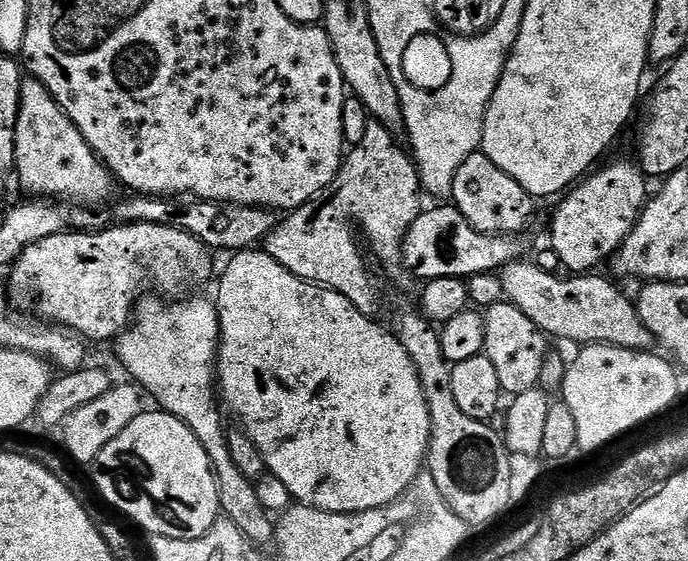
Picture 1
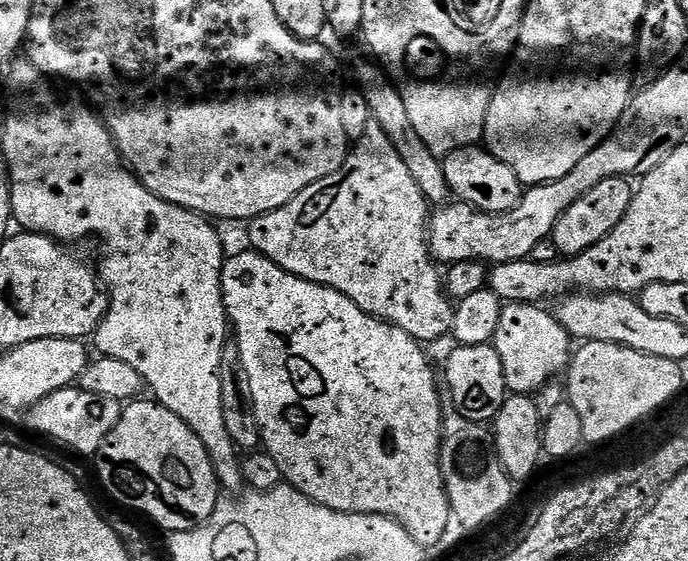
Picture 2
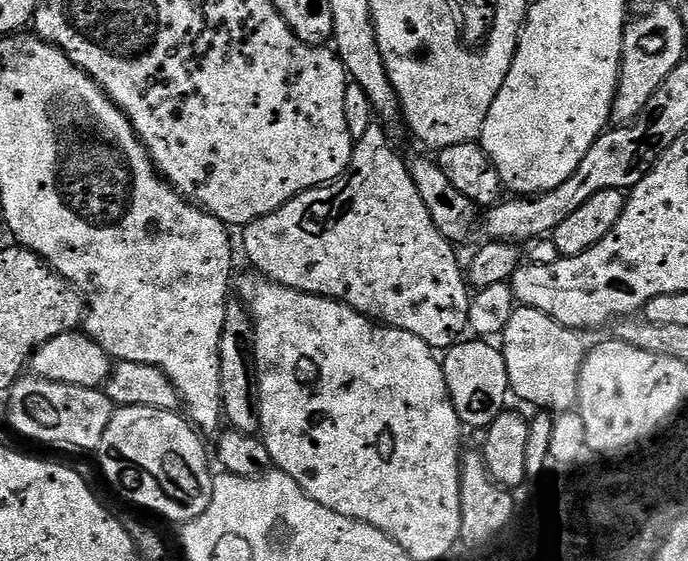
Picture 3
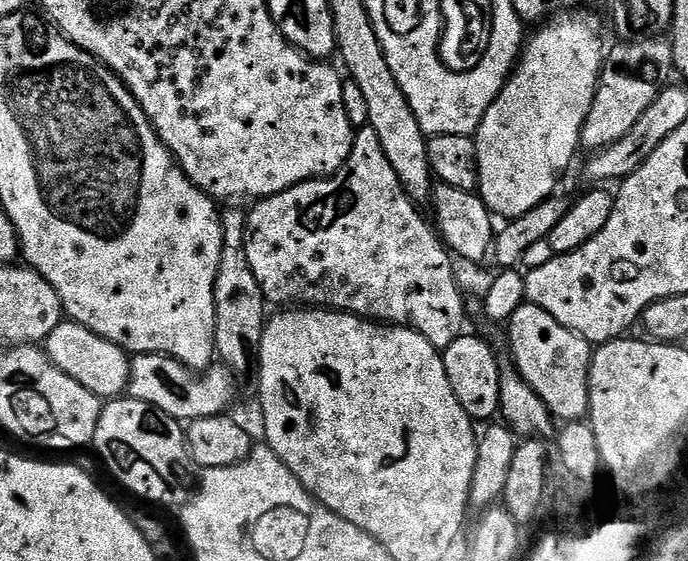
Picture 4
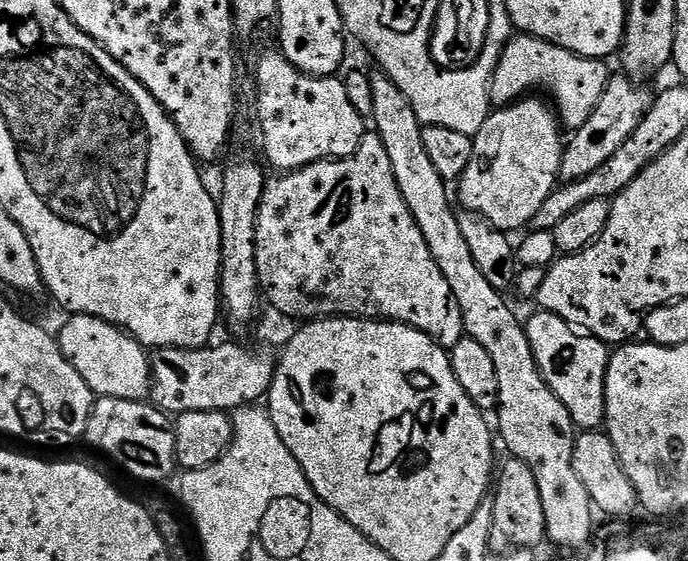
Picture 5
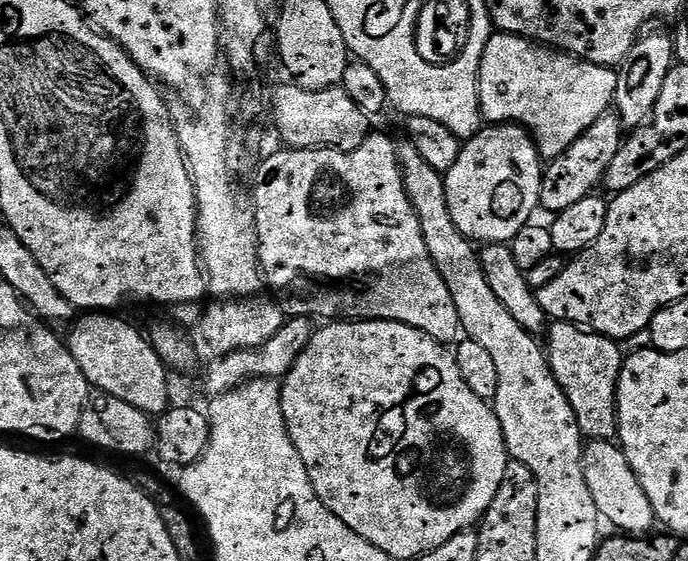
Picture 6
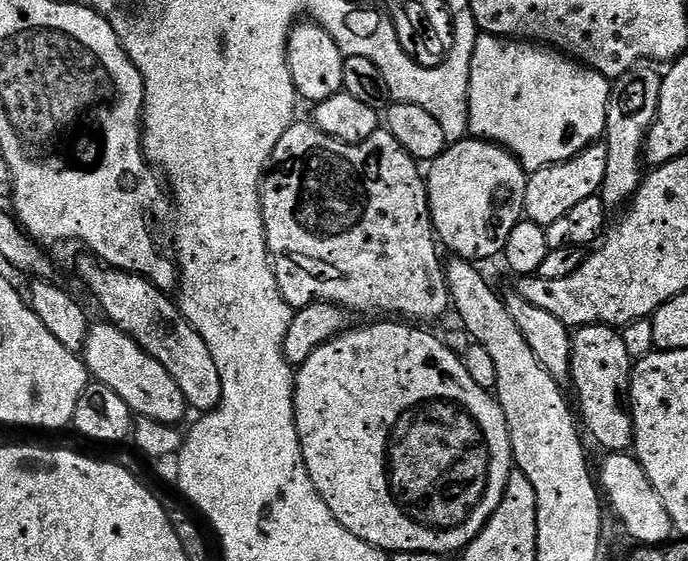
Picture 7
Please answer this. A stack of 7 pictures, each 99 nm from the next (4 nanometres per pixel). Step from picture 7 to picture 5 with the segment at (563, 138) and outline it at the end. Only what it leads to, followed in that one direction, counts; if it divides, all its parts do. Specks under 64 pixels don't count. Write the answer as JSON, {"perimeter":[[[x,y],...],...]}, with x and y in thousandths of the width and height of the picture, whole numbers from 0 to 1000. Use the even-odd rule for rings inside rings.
{"perimeter":[[[750,61],[724,103],[724,118],[709,148],[709,175],[717,187],[731,189],[749,185],[769,168],[797,164],[795,176],[805,187],[815,223],[821,230],[836,232],[849,223],[858,203],[863,203],[863,189],[869,189],[875,160],[881,160],[887,141],[881,116],[878,107],[859,107],[792,71]]]}

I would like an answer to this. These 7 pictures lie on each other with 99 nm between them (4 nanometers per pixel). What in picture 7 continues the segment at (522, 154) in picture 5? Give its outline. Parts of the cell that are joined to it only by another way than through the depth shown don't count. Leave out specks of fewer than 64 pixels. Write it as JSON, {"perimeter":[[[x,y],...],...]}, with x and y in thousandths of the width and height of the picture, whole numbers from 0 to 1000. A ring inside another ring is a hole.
{"perimeter":[[[676,246],[667,250],[663,257],[653,257],[650,267],[638,282],[626,287],[624,299],[628,301],[621,301],[619,307],[622,365],[625,367],[625,381],[628,383],[628,405],[634,410],[638,433],[647,444],[651,440],[657,447],[656,455],[658,458],[670,463],[699,467],[698,463],[709,463],[714,456],[725,458],[735,439],[735,424],[741,424],[741,410],[747,410],[747,403],[753,403],[753,396],[762,385],[762,355],[765,353],[769,308],[762,305],[762,299],[750,287],[749,278],[735,269],[728,257],[714,257],[709,250],[695,250],[690,246]]]}

